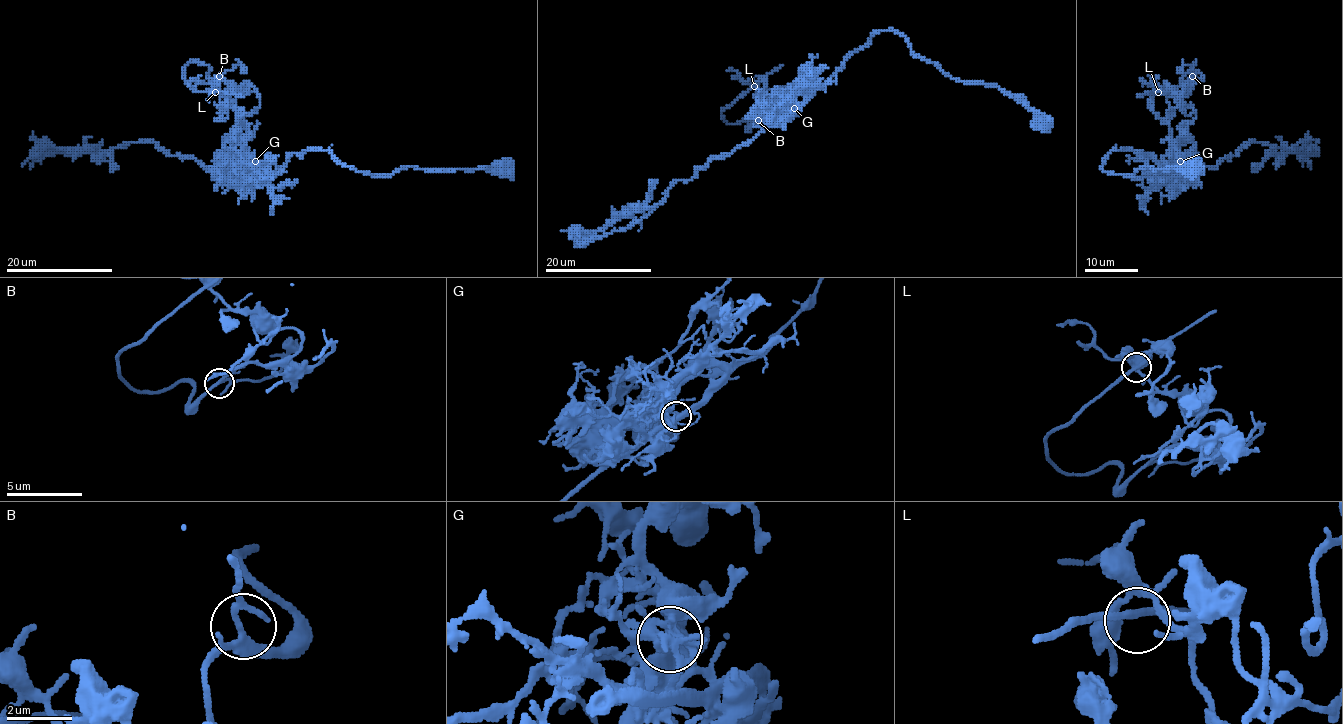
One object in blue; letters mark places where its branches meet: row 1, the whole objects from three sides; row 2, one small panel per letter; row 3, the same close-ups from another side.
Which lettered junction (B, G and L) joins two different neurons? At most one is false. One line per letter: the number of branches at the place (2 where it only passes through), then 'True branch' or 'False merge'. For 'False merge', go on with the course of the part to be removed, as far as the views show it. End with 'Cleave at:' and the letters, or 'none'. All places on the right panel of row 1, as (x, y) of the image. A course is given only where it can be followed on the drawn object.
B: Branches: 4. True branch
G: Branches: 3. False merge. Course of the part to remove: (1180, 160), (1183, 139), (1168, 127), (1172, 92), (1187, 96), (1192, 77), (1188, 64), (1176, 73)
L: Branches: 5. True branch
Cleave at: G

